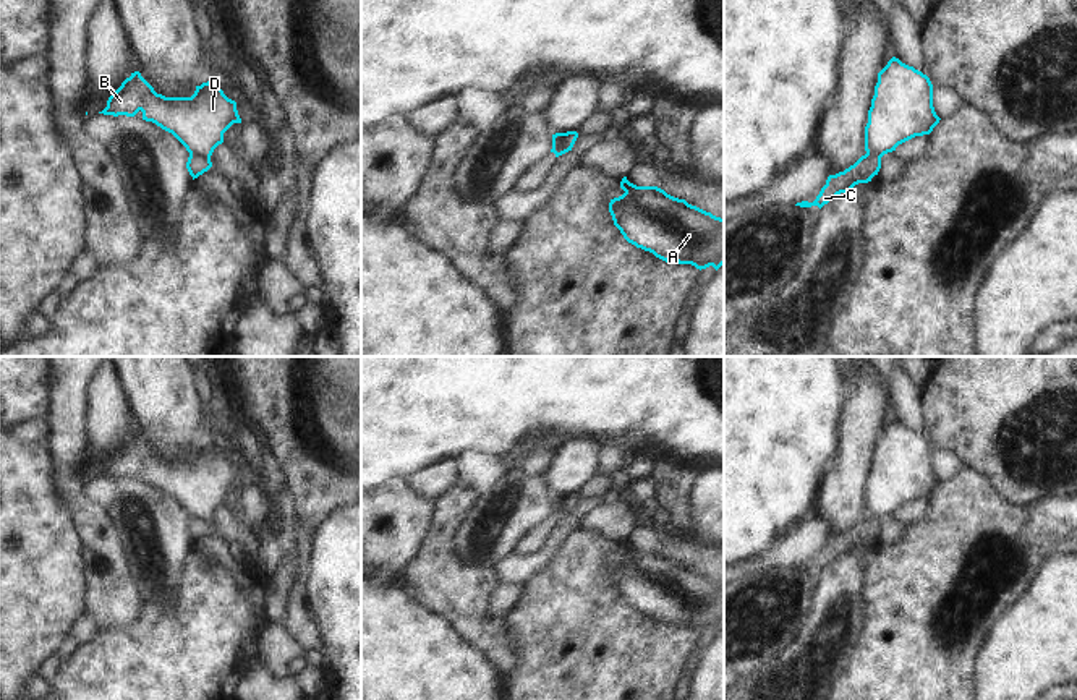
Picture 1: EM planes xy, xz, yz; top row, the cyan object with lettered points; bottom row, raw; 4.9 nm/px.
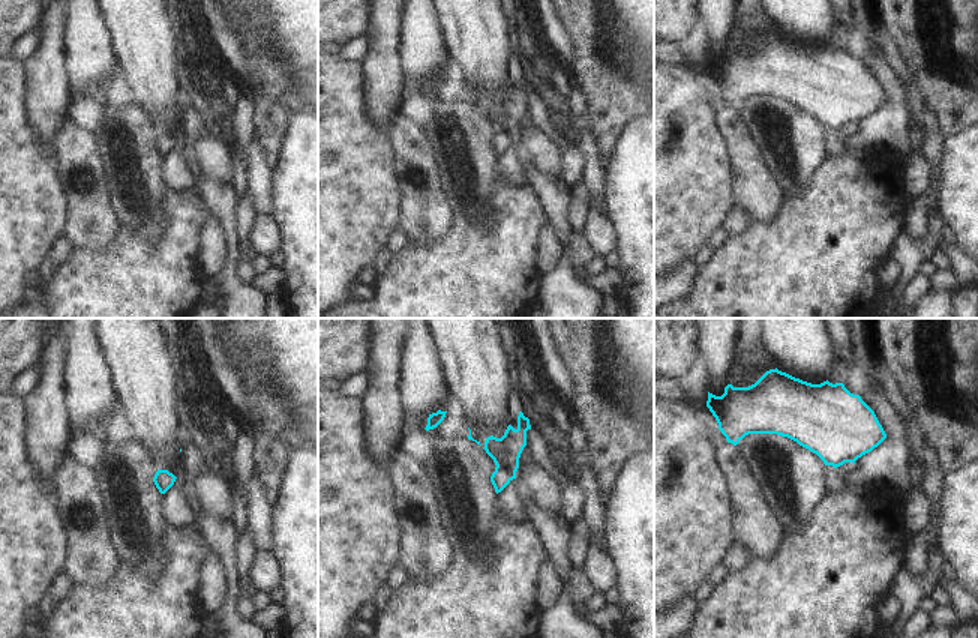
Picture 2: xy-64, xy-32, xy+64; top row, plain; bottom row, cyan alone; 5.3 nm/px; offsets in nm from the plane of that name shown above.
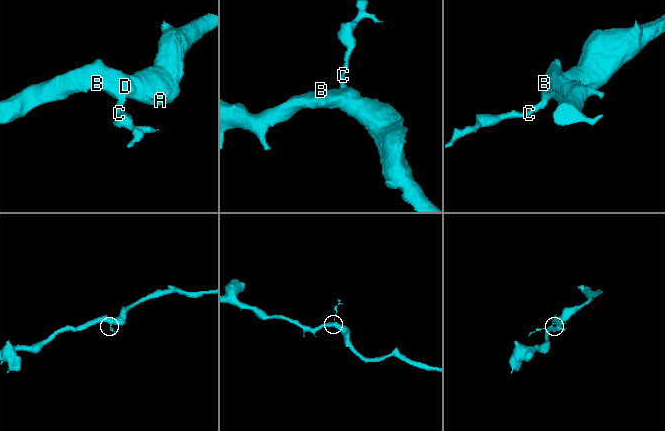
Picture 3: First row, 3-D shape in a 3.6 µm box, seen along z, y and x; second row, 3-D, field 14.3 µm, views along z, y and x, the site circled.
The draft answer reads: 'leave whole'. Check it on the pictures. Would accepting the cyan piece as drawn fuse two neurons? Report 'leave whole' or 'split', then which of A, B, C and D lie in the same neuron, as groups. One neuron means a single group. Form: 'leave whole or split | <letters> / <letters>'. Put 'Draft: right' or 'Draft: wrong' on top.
Draft: wrong
split | A B D / C

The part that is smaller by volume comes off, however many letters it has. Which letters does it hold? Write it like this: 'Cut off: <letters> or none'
Cut off: C

